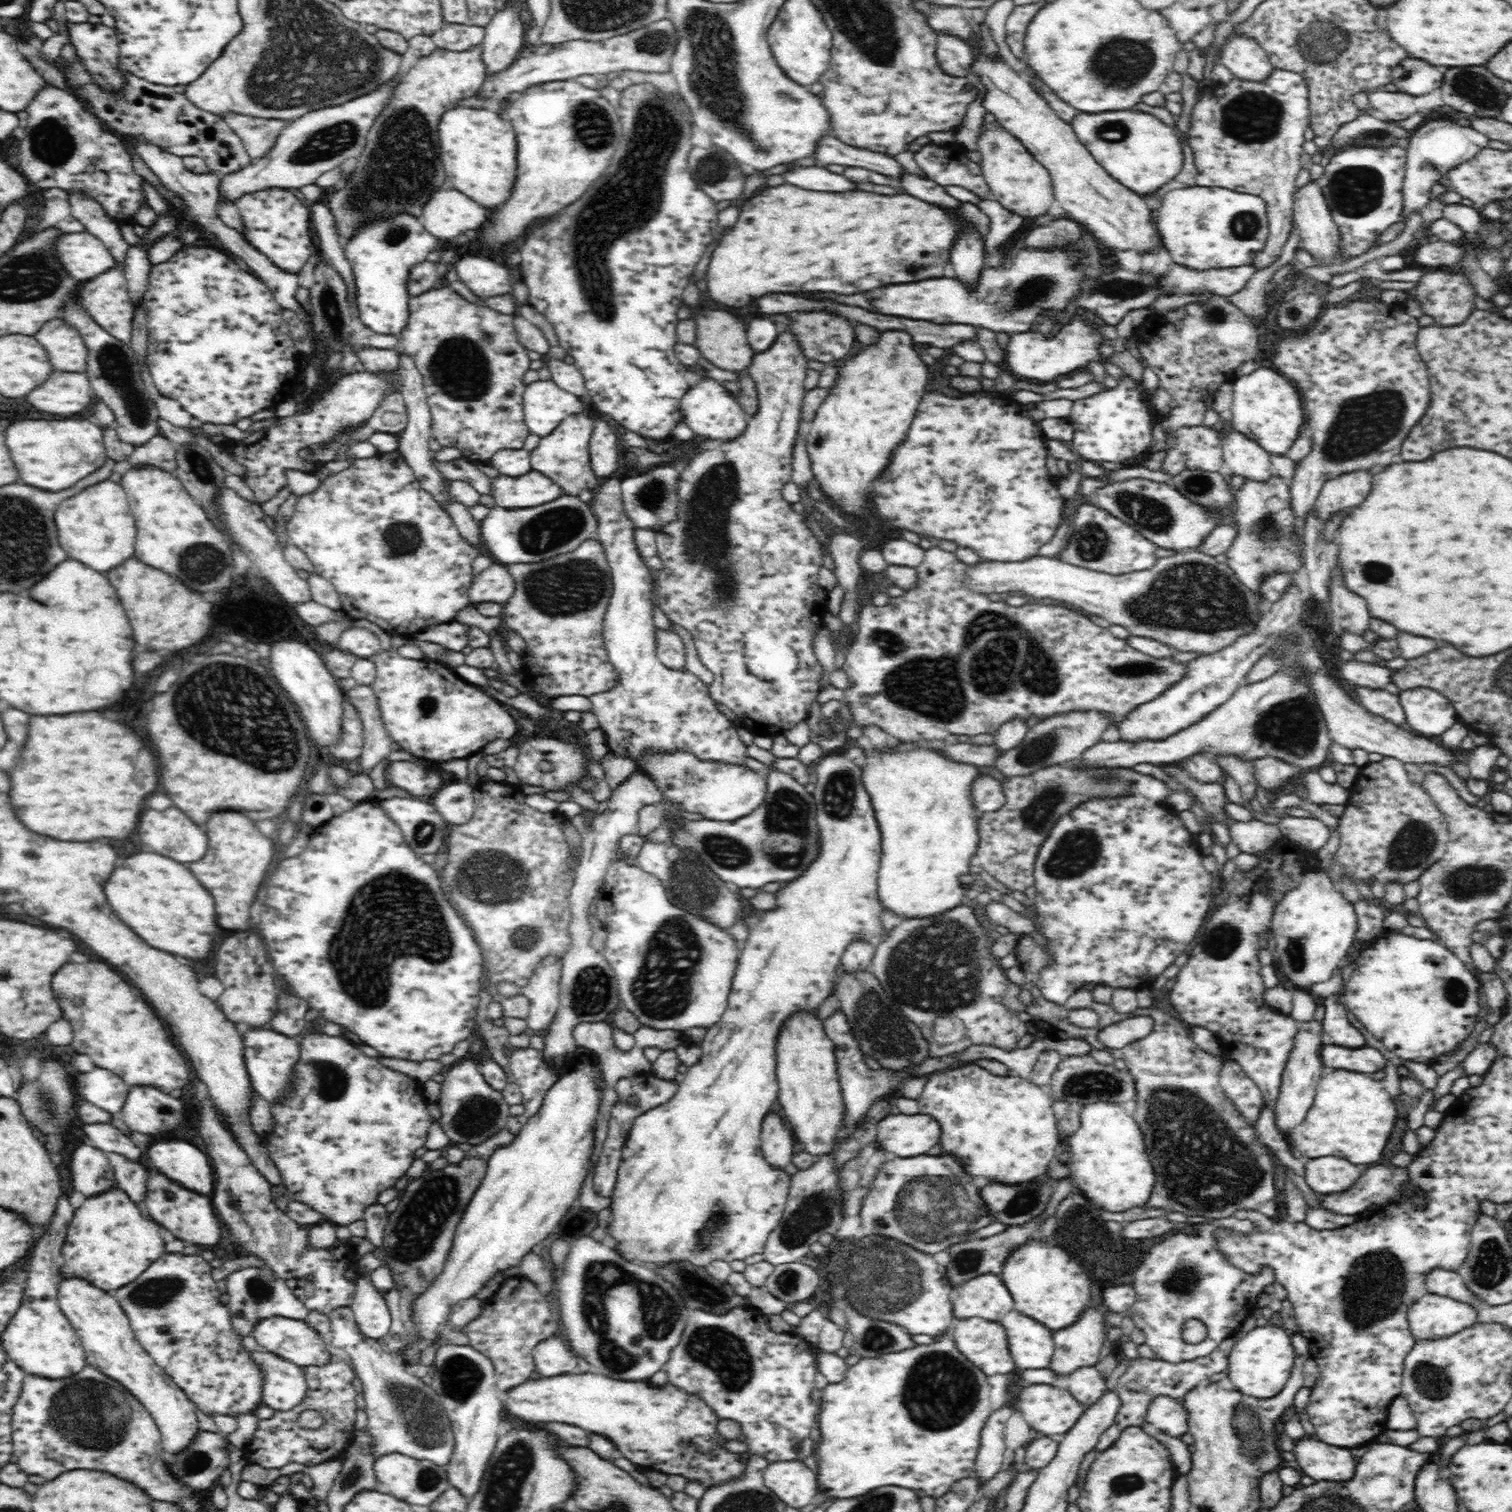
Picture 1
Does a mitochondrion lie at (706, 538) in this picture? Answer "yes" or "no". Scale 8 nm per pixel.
yes

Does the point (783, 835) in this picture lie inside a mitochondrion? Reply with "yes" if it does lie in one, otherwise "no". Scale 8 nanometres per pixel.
yes

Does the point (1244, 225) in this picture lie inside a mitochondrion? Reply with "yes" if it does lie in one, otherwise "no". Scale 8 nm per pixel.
yes

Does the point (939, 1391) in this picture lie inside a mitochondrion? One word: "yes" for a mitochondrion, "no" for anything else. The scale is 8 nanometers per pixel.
yes

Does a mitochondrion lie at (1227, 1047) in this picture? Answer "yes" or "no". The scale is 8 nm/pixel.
no

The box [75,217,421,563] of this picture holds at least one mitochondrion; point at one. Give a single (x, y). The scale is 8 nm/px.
(115, 366)

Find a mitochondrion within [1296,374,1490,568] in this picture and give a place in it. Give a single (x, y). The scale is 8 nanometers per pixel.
(1363, 424)

